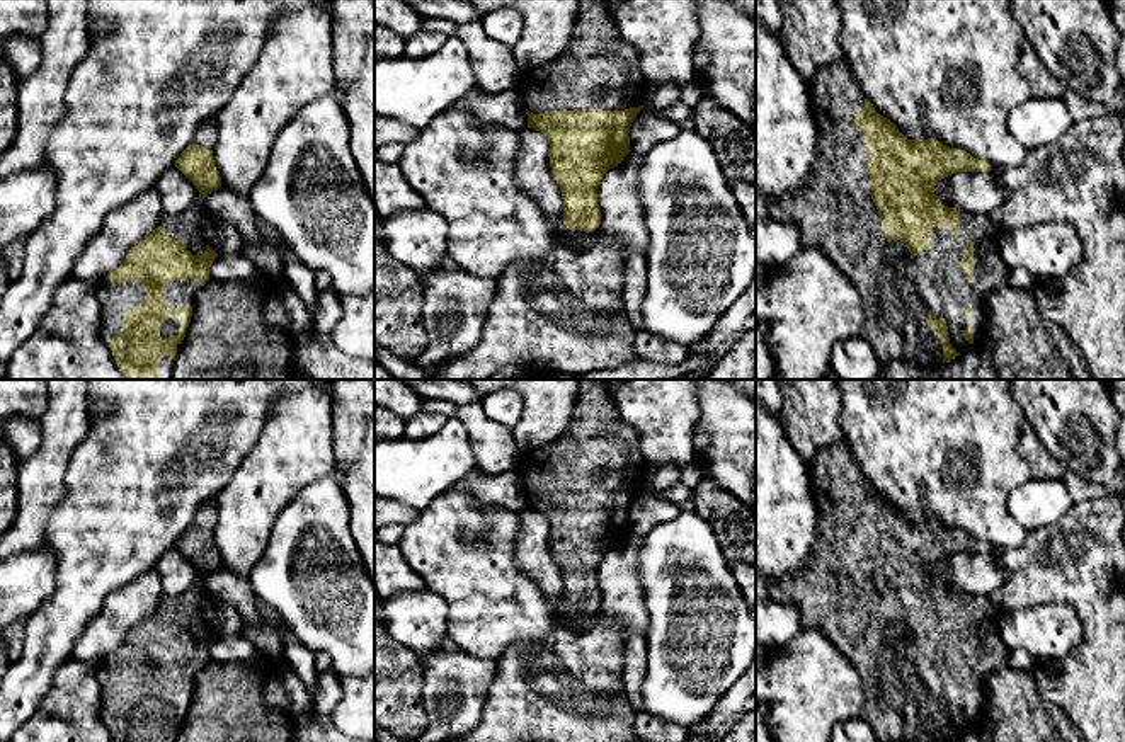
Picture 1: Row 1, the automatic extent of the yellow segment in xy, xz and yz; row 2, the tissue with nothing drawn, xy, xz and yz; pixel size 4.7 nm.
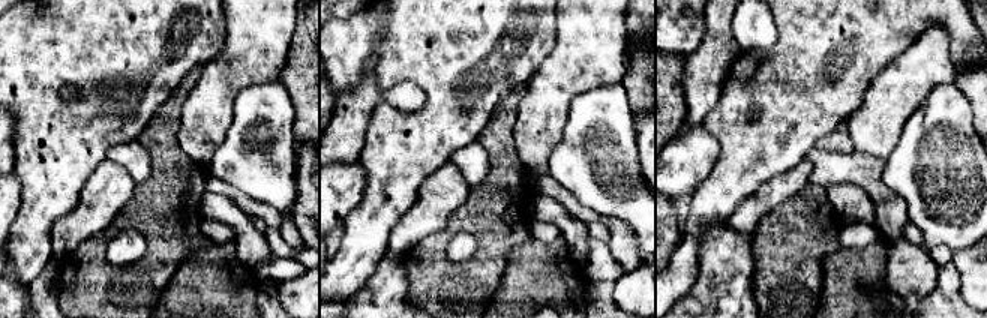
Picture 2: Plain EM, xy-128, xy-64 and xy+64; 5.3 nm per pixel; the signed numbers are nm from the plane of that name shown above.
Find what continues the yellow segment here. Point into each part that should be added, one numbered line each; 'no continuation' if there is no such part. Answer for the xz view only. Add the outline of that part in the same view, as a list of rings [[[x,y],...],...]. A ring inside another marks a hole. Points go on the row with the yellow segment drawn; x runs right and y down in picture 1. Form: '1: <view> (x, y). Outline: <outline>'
1: xz (598, 70). Outline: [[[580,0],[579,31],[565,51],[517,75],[517,92],[533,114],[625,111],[645,106],[638,51],[621,39],[606,0]]]

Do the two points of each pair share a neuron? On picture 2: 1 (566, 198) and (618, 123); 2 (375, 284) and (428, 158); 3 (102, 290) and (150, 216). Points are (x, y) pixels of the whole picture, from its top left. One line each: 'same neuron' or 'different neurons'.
1: different neurons
2: different neurons
3: same neuron

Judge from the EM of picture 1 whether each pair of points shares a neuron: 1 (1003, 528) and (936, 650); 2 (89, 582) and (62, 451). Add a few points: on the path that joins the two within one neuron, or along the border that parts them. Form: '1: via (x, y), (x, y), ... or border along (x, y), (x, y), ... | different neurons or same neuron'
1: border along (955, 530), (964, 530), (993, 550) | different neurons
2: border along (84, 436), (68, 462), (67, 494), (55, 511) | different neurons

